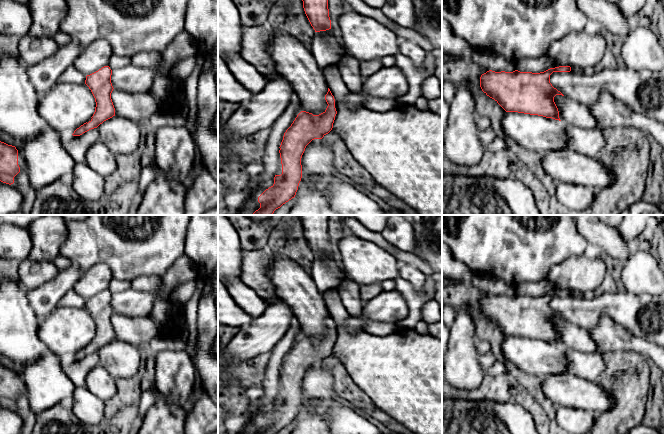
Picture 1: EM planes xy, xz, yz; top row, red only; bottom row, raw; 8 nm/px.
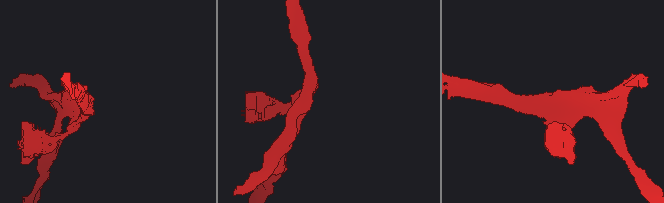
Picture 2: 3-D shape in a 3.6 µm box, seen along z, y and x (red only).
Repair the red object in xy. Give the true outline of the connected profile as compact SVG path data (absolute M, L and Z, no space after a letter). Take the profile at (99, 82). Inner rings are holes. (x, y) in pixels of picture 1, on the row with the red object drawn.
M104 66L86 76L85 84L95 98L95 112L88 123L84 123L74 131L73 136L80 136L91 129L97 128L104 121L115 116L115 108L111 99L111 93L114 89L111 83L111 75L110 67Z

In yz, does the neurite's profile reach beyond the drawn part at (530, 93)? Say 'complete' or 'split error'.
complete

